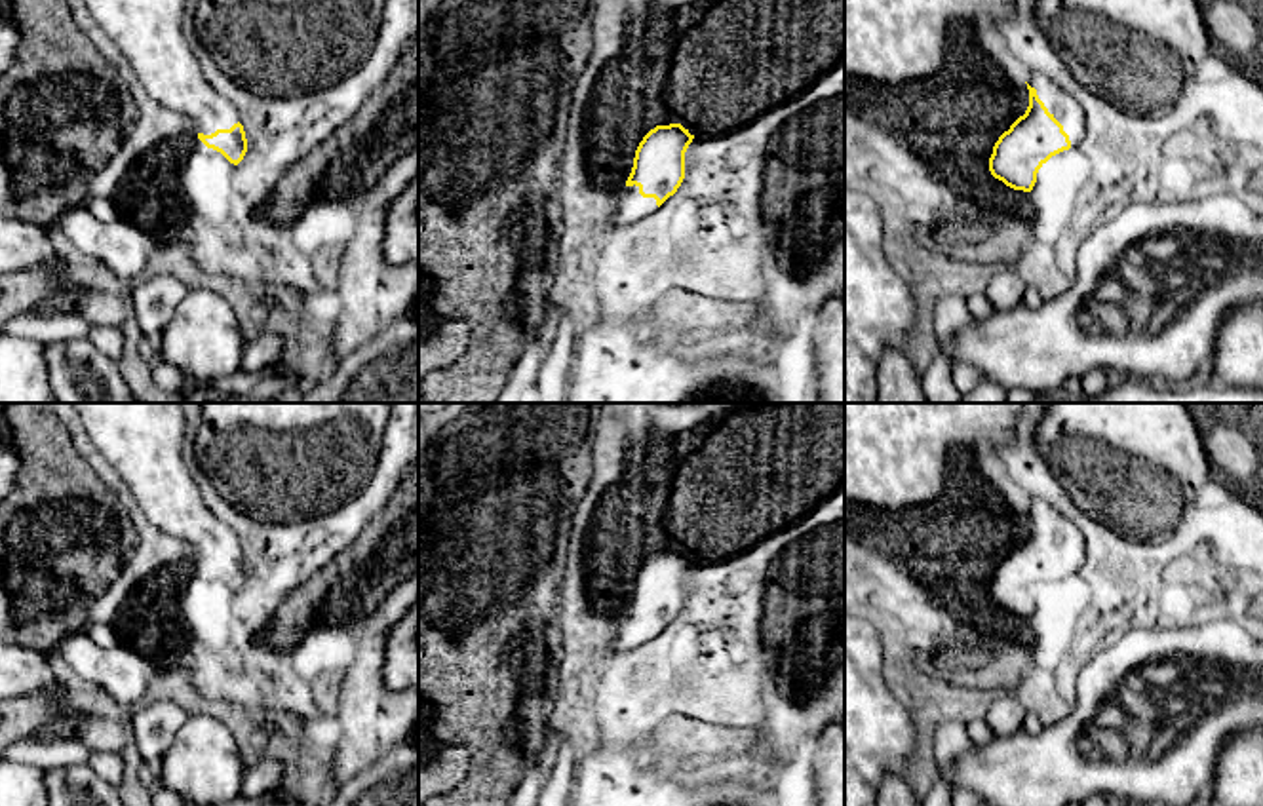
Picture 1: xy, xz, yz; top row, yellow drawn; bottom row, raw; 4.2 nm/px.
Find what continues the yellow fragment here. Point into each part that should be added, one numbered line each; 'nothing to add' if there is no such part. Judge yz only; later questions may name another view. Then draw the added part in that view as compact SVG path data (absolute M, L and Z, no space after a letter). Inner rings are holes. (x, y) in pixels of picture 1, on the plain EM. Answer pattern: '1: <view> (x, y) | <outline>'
1: yz (1066, 535) | M1029 500L1025 508L1037 515L1048 538L1063 551L1071 574L1078 574L1086 563L1086 540L1080 528L1042 500Z

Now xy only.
1: xy (143, 441) | M72 403L72 409L150 523L188 542L204 561L240 547L238 534L202 500L183 460L181 403Z

